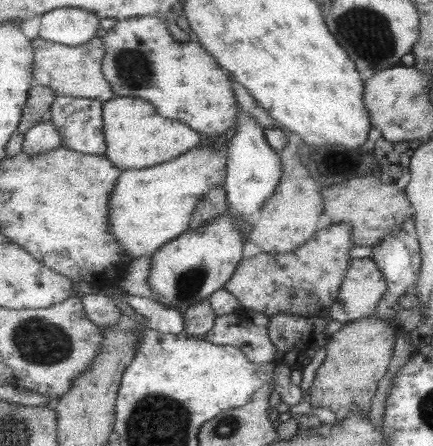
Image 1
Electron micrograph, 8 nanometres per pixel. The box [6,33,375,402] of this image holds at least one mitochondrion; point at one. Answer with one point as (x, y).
(38, 341)

